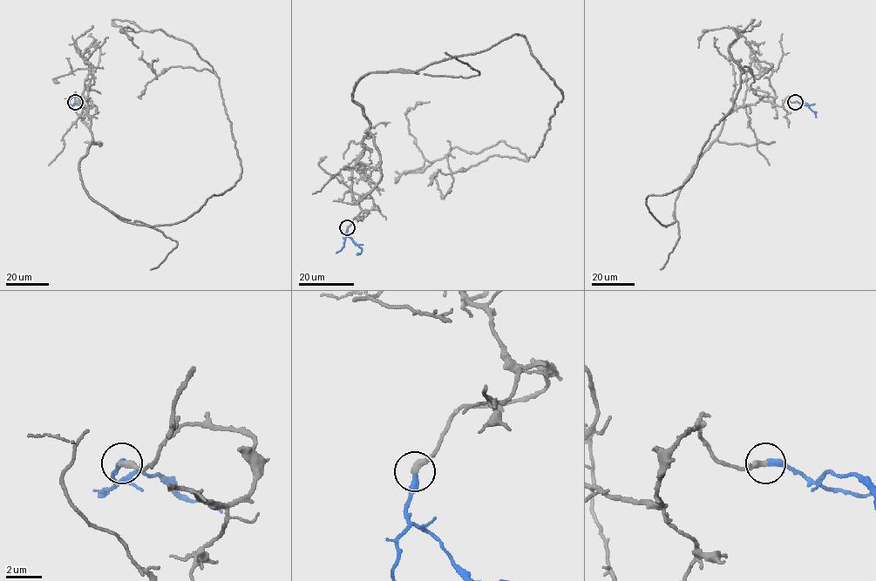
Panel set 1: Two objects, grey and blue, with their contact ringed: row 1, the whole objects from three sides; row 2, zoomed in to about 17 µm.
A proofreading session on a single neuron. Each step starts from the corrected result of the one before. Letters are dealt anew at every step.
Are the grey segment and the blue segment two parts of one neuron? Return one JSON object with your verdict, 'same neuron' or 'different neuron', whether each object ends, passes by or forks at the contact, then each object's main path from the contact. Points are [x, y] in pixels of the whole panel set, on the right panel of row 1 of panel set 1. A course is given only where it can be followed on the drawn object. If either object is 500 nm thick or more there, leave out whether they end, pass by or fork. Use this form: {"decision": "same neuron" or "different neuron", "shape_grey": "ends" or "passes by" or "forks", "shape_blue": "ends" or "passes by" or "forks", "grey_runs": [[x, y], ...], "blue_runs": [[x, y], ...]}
{"decision": "same neuron", "shape_grey": "ends", "shape_blue": "ends", "grey_runs": [[796, 102], [727, 114], [661, 224], [646, 198], [689, 179], [740, 86], [728, 46], [743, 30], [698, 47]], "blue_runs": [[796, 102], [805, 103], [816, 117]]}

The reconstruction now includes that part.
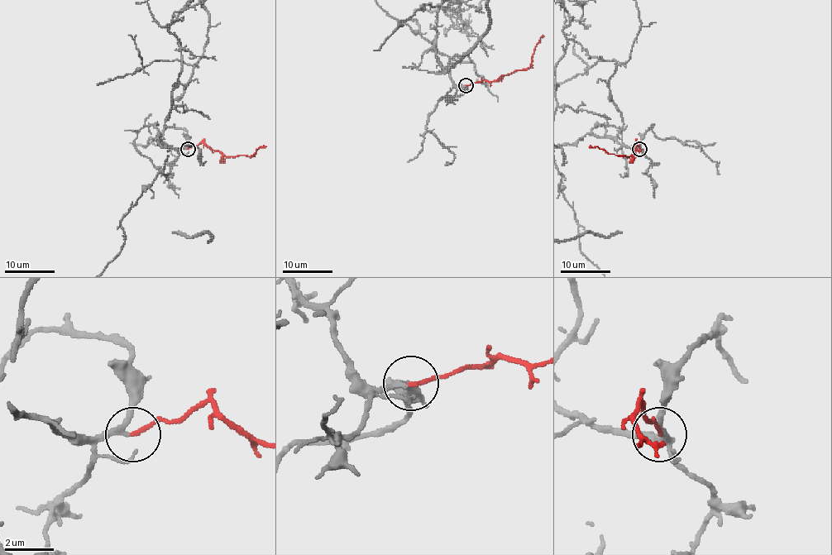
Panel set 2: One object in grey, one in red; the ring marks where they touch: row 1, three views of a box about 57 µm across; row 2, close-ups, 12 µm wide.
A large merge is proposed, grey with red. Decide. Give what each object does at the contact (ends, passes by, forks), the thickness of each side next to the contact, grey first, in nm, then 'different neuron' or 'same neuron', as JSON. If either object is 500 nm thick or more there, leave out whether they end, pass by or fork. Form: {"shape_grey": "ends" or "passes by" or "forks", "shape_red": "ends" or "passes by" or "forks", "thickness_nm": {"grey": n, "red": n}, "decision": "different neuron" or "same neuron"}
{"shape_grey": "passes by", "shape_red": "ends", "thickness_nm": {"grey": 190, "red": 160}, "decision": "same neuron"}

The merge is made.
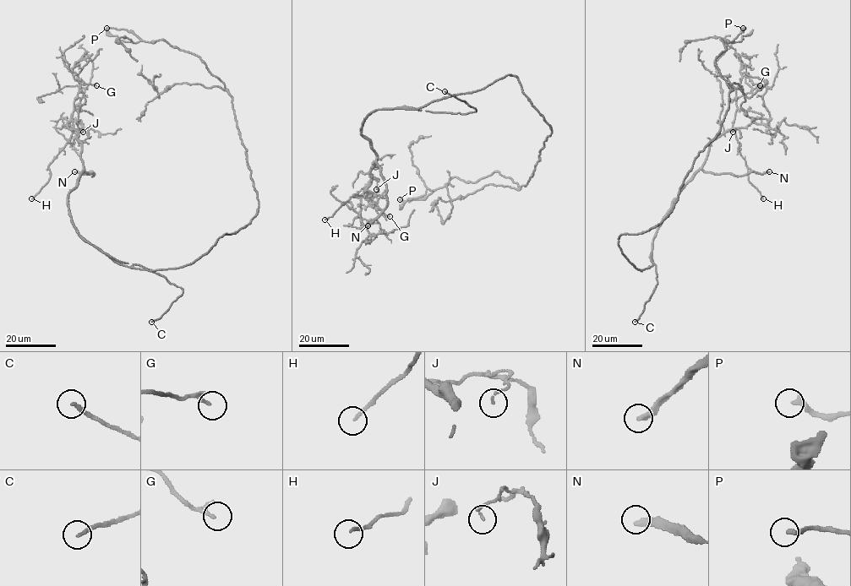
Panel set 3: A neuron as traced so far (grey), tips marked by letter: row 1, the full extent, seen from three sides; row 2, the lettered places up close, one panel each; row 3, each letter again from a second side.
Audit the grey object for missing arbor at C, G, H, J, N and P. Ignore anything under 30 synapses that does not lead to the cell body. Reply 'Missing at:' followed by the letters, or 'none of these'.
Missing at: C, N

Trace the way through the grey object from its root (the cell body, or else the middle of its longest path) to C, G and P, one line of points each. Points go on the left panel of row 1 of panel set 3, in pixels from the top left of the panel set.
C: (208, 252), (183, 266), (157, 270), (125, 266), (111, 258), (140, 265), (182, 290), (169, 308), (151, 322)
G: (208, 252), (178, 268), (136, 268), (79, 235), (68, 206), (83, 169), (73, 123), (77, 76), (96, 85)
P: (208, 252), (246, 226), (259, 204), (231, 96), (197, 56), (106, 28)

